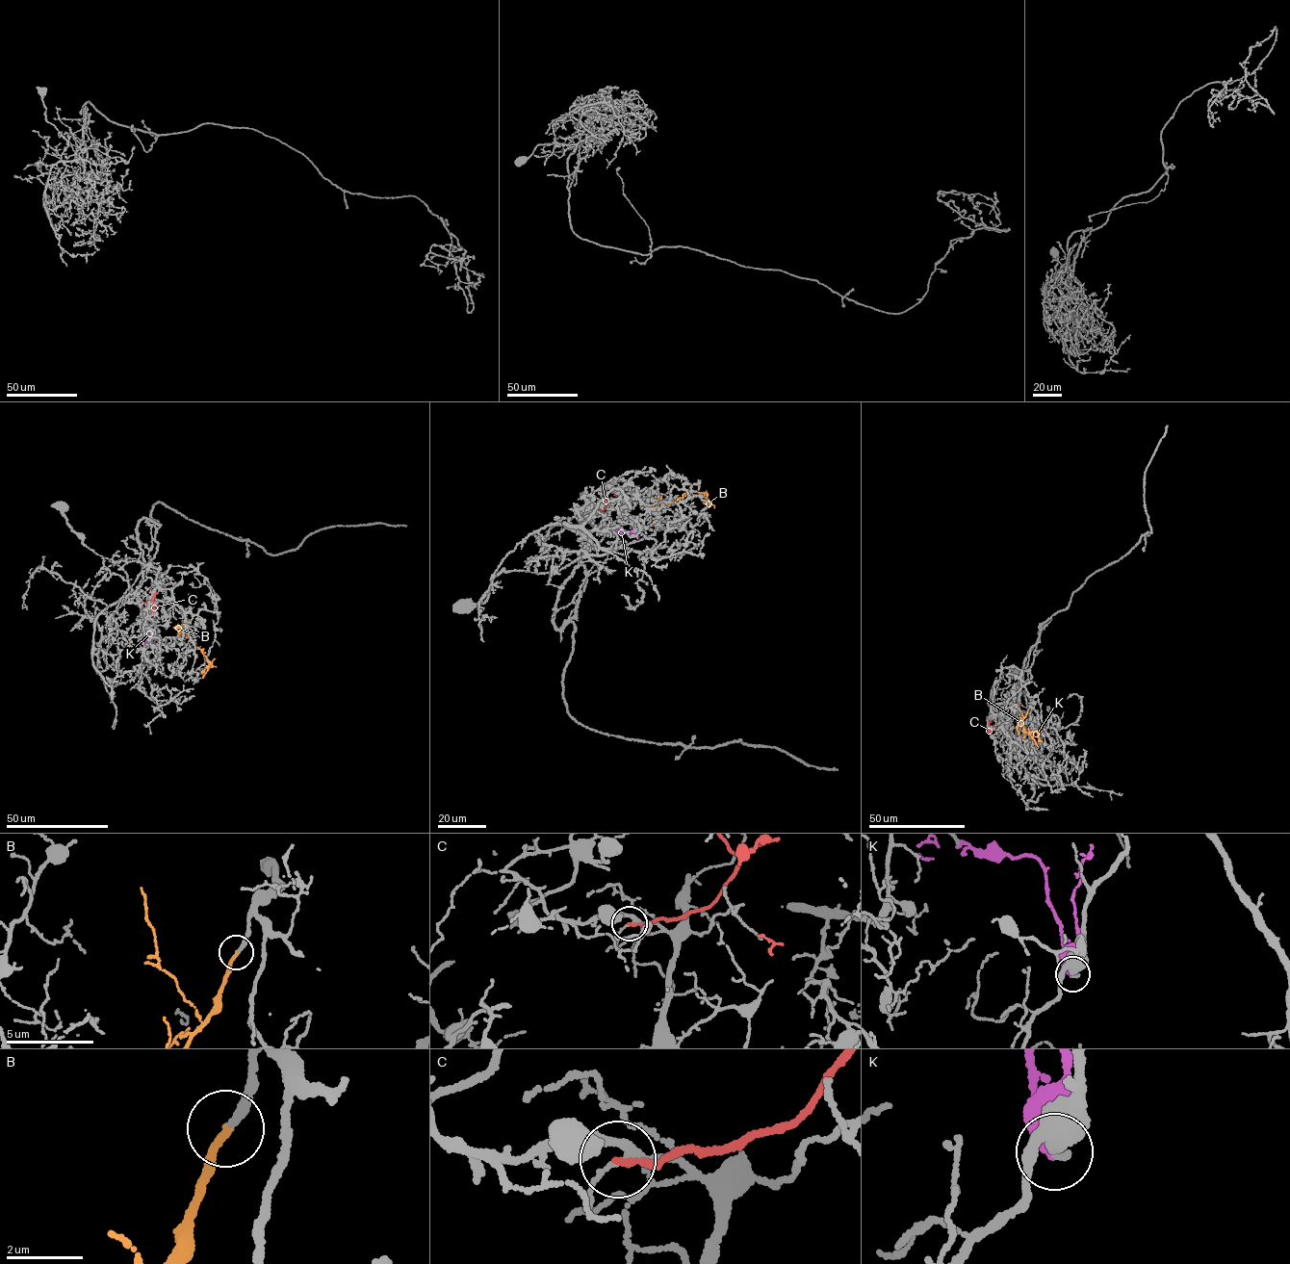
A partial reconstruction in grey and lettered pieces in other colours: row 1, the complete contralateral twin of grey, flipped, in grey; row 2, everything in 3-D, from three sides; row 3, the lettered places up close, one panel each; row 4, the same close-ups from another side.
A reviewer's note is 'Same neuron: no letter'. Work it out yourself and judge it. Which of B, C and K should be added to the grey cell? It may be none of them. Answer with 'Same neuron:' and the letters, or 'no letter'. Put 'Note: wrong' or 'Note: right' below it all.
Same neuron: B
Note: wrong

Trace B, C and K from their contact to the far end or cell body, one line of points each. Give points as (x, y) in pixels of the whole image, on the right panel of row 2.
B: (1028, 709), (1020, 723), (1023, 732), (1036, 731), (1043, 742)
C: (1005, 727), (1002, 719), (996, 714), (989, 724), (991, 738)
K: (1040, 744), (1036, 732), (1022, 731)

